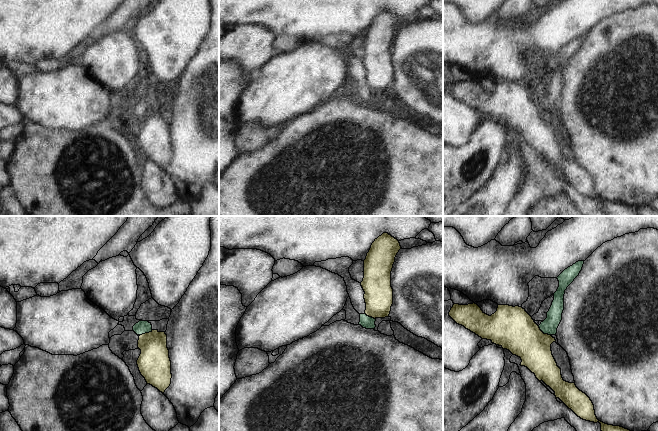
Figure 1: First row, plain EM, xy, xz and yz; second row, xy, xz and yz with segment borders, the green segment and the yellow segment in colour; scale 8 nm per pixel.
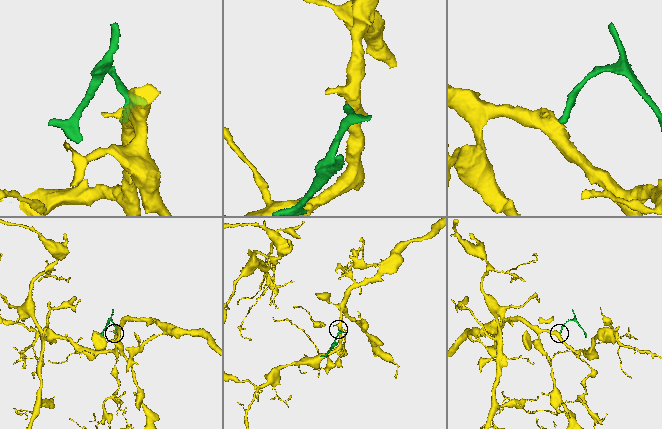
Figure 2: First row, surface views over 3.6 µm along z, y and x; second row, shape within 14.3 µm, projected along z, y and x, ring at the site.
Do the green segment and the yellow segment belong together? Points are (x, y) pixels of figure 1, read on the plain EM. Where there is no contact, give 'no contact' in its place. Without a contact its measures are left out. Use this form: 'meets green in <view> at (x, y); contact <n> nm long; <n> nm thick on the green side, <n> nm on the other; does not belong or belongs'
meets green in yz at (544, 109); contact 130 nm long; 130 nm thick on the green side, 340 nm on the other; does not belong

